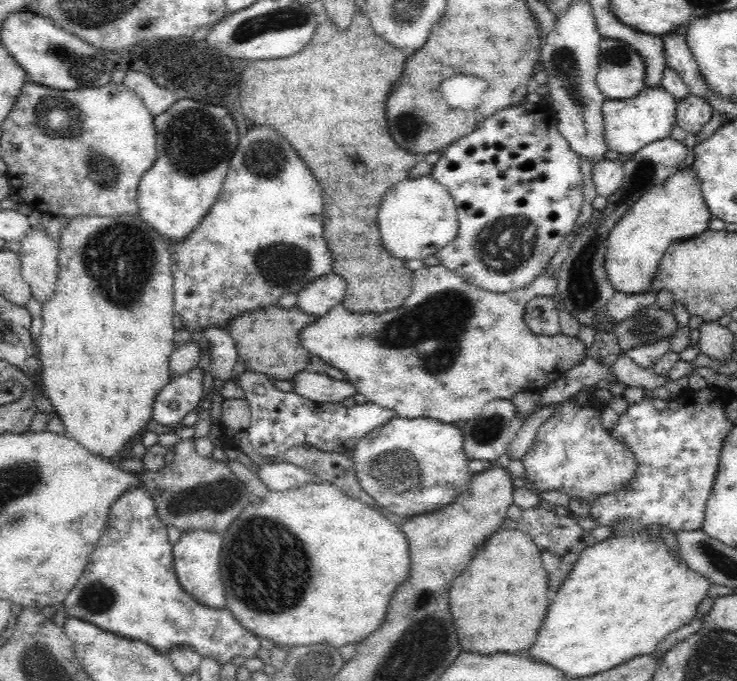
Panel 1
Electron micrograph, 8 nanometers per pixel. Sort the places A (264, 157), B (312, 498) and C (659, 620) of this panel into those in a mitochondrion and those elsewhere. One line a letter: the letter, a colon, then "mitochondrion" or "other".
A: mitochondrion
B: other
C: other

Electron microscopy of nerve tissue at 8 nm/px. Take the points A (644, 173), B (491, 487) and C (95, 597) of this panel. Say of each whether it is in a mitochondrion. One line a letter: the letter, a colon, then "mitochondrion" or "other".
A: mitochondrion
B: other
C: mitochondrion

